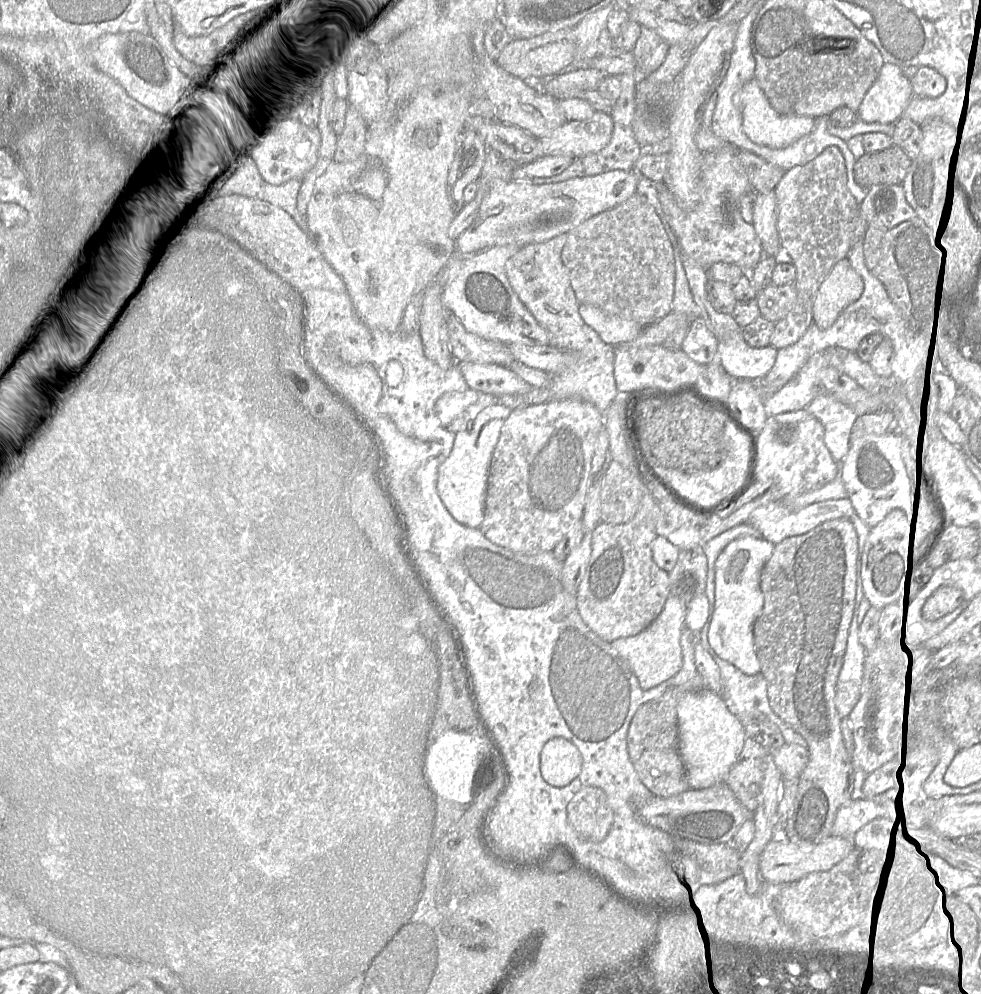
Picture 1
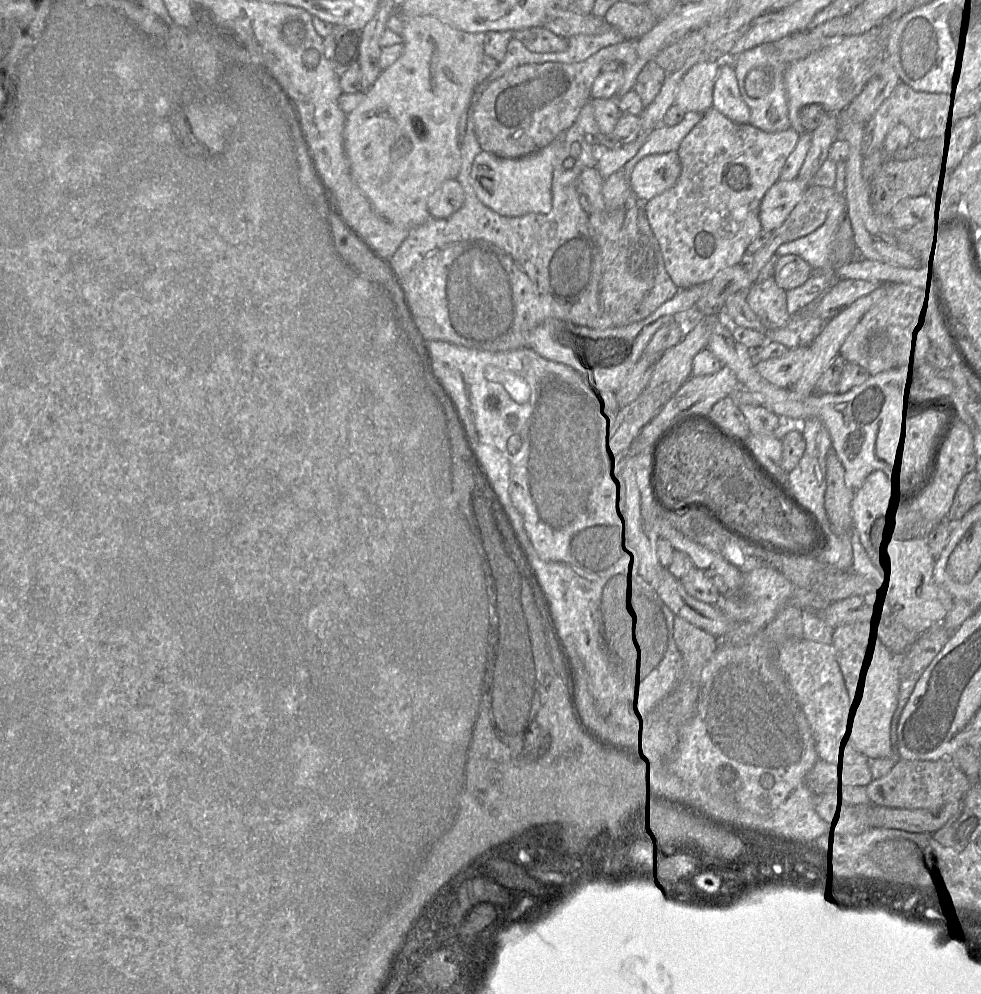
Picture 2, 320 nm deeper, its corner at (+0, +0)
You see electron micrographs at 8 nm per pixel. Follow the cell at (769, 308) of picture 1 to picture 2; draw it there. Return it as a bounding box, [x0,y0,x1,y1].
[774,254,813,291]

